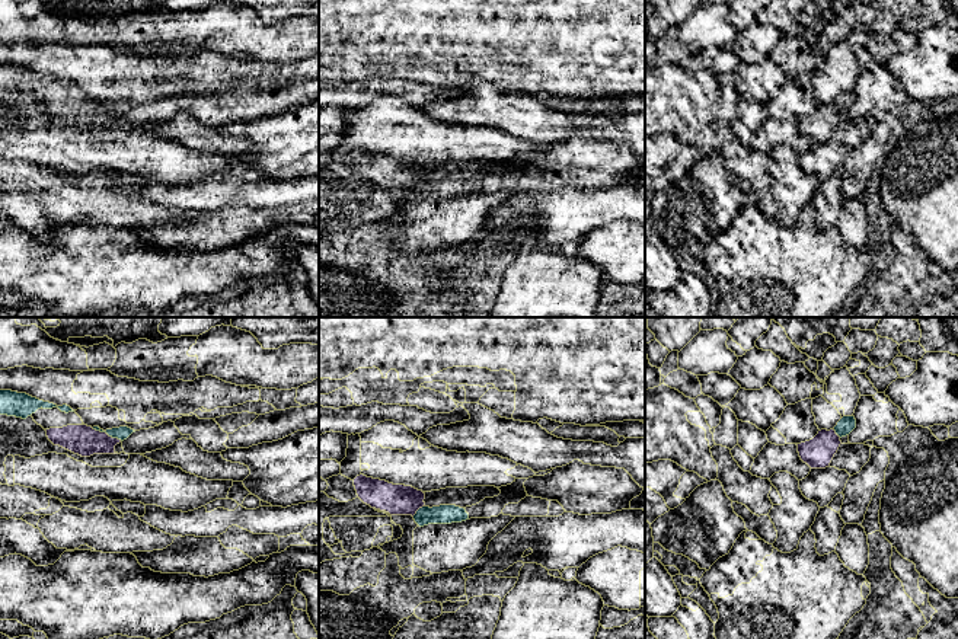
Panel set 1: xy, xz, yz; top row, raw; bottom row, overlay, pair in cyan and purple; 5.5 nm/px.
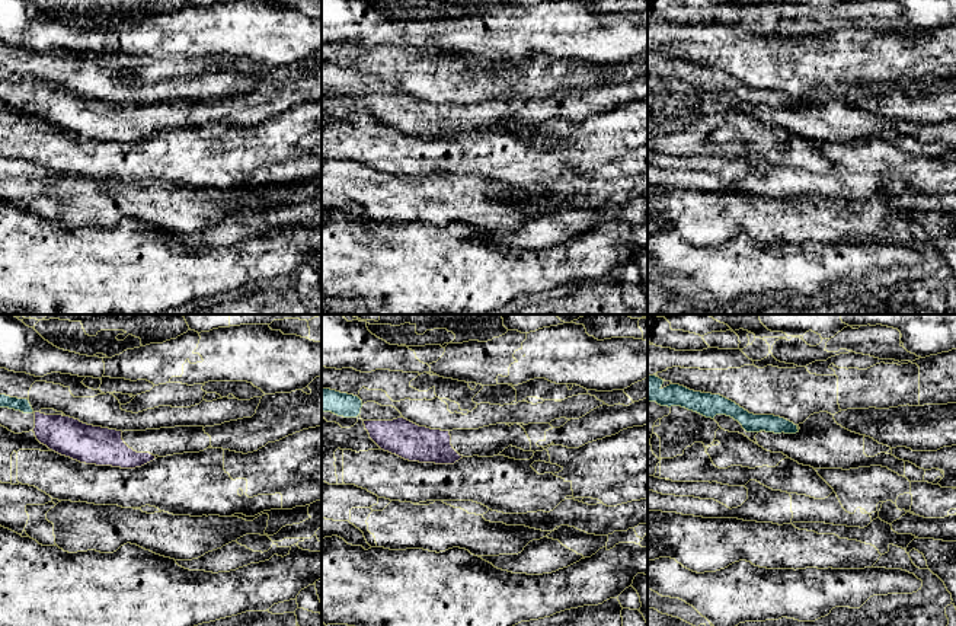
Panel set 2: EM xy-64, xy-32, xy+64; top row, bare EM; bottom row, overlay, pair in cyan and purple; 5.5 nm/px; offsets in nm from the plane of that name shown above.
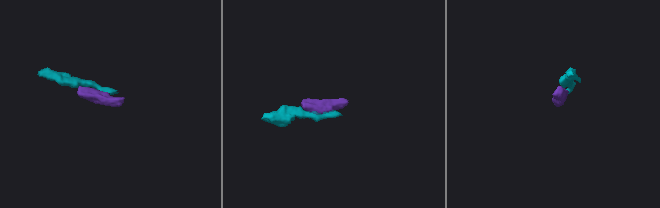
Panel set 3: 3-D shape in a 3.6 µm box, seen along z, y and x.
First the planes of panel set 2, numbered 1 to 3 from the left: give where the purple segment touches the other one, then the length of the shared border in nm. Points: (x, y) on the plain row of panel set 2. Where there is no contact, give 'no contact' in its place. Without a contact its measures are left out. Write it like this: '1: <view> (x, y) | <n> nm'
1: no contact
2: no contact
3: no contact

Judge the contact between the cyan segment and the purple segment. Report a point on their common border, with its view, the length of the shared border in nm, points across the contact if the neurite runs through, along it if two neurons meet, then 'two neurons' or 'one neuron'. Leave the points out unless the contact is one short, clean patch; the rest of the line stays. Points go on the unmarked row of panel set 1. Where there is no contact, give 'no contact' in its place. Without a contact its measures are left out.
xy (107, 106) | 180 nm | across xy (123, 106), (107, 106), (99, 114), (82, 114) | one neuron

